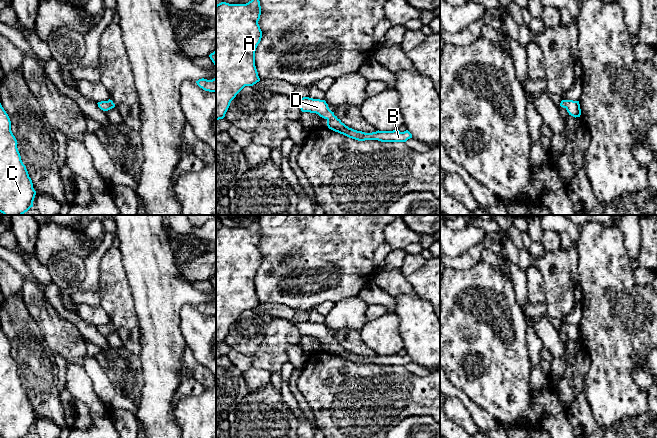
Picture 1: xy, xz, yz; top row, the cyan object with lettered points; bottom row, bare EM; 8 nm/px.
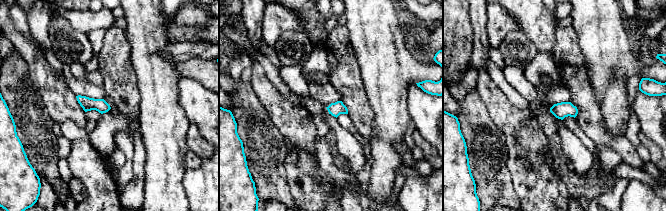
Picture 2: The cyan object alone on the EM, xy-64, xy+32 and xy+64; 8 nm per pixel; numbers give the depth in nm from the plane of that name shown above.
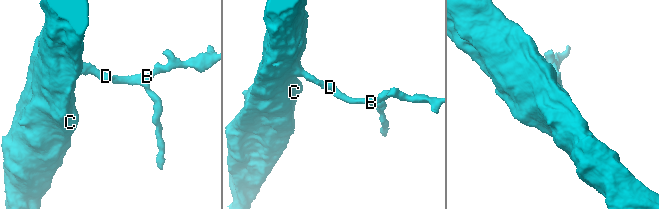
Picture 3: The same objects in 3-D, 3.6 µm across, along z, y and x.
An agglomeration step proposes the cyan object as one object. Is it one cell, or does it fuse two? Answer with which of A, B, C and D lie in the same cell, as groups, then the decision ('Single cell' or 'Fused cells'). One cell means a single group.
Groups: A B C D. Single cell

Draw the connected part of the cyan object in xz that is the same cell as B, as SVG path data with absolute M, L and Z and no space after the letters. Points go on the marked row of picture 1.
M303 97L296 99L296 102L302 112L316 113L320 117L326 119L329 129L358 141L378 140L381 142L406 142L408 139L412 138L412 134L408 130L404 132L400 132L399 130L378 130L372 133L365 133L349 128L334 115L334 112L329 109L325 100Z

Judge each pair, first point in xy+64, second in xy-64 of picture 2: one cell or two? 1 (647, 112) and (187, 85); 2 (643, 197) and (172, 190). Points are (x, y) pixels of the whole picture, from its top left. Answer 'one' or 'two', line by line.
1: one
2: two

